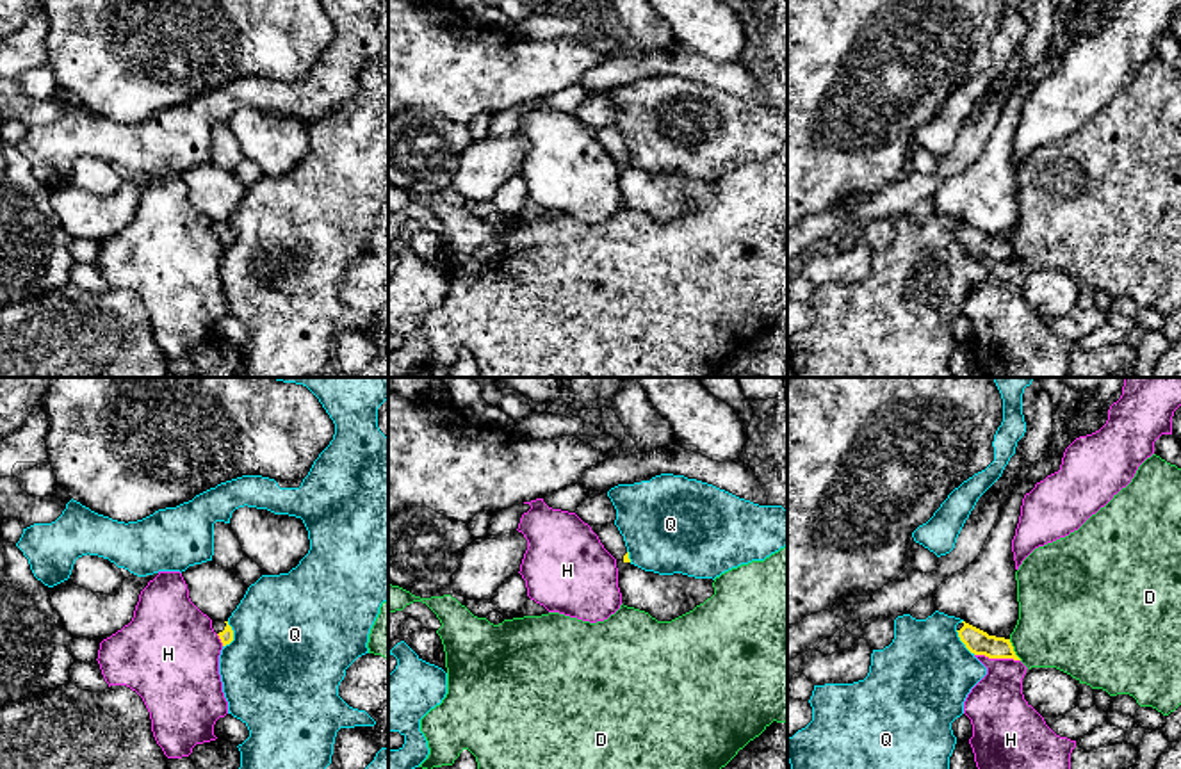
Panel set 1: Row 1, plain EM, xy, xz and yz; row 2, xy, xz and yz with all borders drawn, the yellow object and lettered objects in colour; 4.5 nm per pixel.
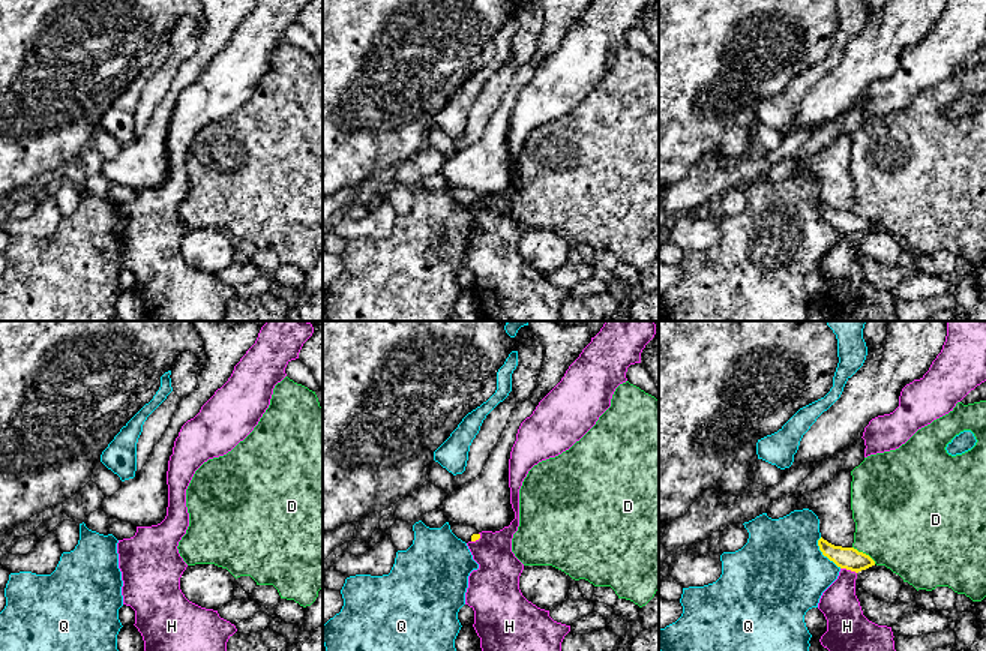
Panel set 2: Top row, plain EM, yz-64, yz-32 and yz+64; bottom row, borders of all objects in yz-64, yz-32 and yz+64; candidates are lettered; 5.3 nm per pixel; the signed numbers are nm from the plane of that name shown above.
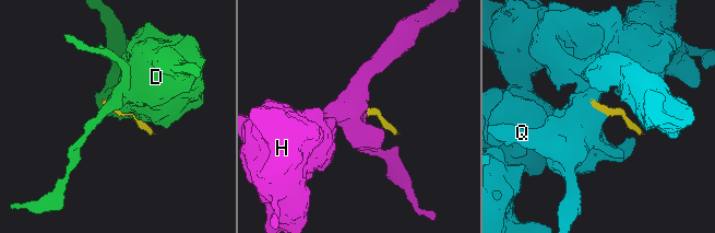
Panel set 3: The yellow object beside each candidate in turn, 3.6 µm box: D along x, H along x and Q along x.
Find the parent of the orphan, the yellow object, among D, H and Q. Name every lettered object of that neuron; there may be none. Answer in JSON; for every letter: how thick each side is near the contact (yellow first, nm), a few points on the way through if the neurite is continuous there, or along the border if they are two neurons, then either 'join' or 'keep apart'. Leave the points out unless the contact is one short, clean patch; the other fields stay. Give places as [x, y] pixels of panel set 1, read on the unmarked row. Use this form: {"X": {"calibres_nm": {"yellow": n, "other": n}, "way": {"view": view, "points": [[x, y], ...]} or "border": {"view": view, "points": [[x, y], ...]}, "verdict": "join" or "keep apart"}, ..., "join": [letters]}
{"D": {"calibres_nm": {"yellow": 110, "other": 380}, "verdict": "keep apart"}, "H": {"calibres_nm": {"yellow": 110, "other": 260}, "border": {"view": "yz", "points": [[975, 255], [1019, 262]]}, "verdict": "keep apart"}, "Q": {"calibres_nm": {"yellow": 60, "other": 500}, "border": {"view": "xy", "points": [[227, 223], [232, 241], [223, 248]]}, "verdict": "keep apart"}, "join": []}

